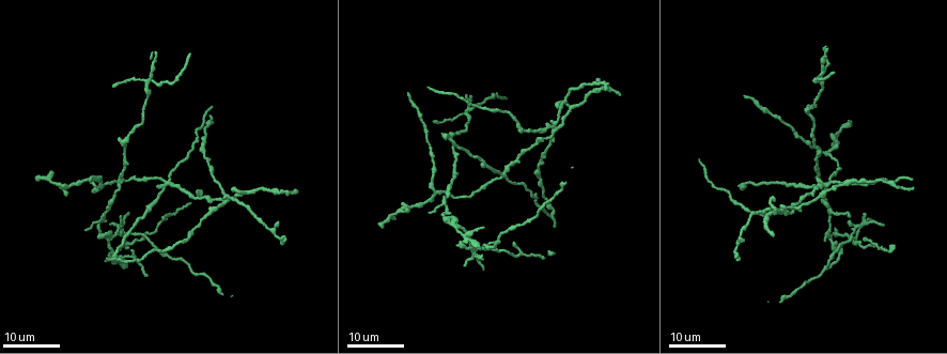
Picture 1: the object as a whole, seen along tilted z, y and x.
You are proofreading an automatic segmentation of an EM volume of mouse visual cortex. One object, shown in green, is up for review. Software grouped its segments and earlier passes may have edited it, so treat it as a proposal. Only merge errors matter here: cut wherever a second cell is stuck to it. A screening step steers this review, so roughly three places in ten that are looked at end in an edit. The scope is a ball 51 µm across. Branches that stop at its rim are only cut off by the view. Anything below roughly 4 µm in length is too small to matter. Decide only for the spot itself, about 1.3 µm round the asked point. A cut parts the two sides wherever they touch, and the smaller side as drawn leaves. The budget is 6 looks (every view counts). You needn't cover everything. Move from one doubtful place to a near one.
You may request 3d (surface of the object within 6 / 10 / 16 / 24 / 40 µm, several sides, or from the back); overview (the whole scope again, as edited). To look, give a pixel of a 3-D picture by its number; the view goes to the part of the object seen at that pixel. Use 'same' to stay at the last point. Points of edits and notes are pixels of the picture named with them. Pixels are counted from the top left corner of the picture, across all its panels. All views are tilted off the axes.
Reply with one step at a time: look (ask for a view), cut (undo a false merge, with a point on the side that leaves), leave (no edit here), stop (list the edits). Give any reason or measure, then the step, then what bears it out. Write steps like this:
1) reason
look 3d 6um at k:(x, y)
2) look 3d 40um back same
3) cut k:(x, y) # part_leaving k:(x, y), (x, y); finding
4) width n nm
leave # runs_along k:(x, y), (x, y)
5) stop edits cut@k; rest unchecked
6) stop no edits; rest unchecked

four or more arms meet
look 3d 16um at 1:(167, 184)

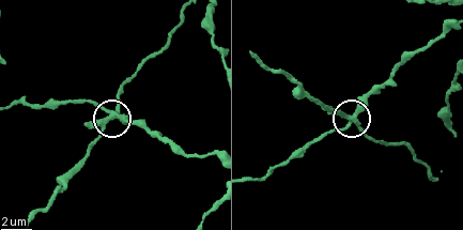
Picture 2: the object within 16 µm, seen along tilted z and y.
look 3d 10um at 2:(111, 117)

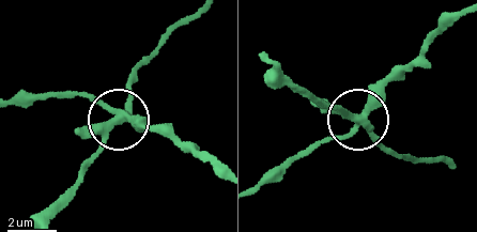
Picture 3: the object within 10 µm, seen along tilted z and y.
width 330 nm
cut 3:(126, 83) # two cells meet here

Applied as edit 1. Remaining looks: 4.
see it whole again
look overview

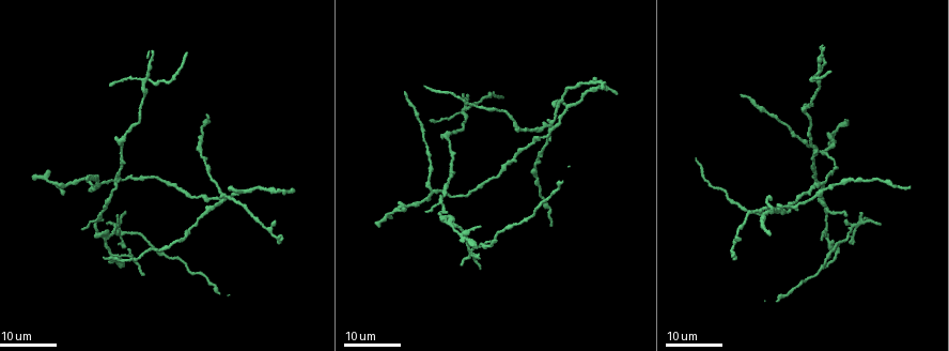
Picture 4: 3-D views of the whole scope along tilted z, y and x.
sudden change in width
look 3d 16um at 4:(531, 144)

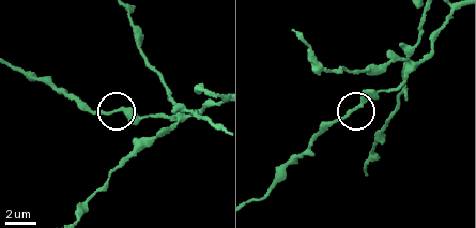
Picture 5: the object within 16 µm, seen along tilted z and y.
look 3d 6um at 5:(123, 110)

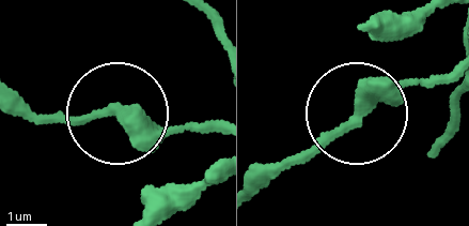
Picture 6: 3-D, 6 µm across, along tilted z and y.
leave # runs_along 6:(263, 176), (325, 148), (362, 111), (441, 79); one cell here

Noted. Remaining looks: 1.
stop edits cut@3; rest unchecked

